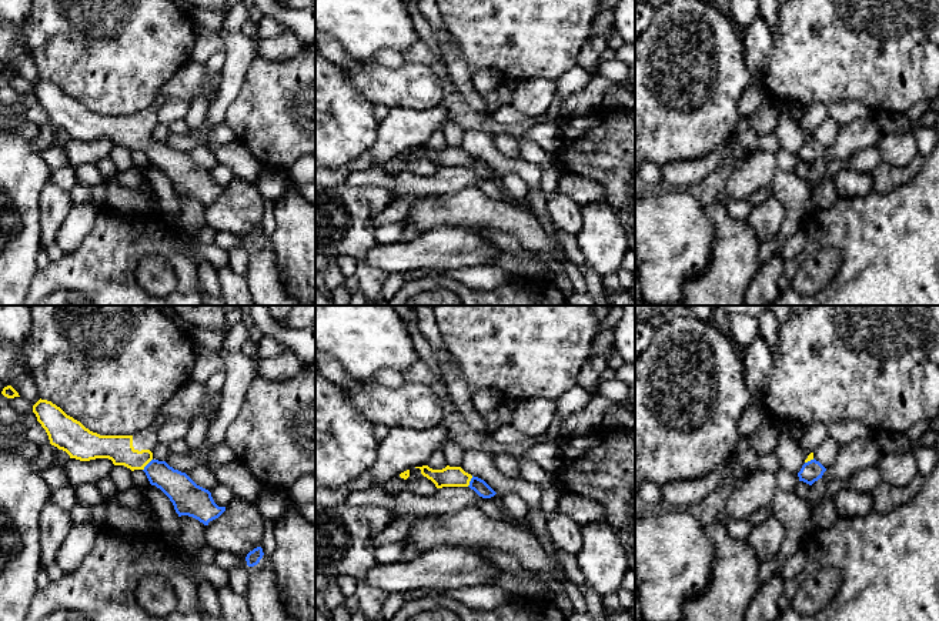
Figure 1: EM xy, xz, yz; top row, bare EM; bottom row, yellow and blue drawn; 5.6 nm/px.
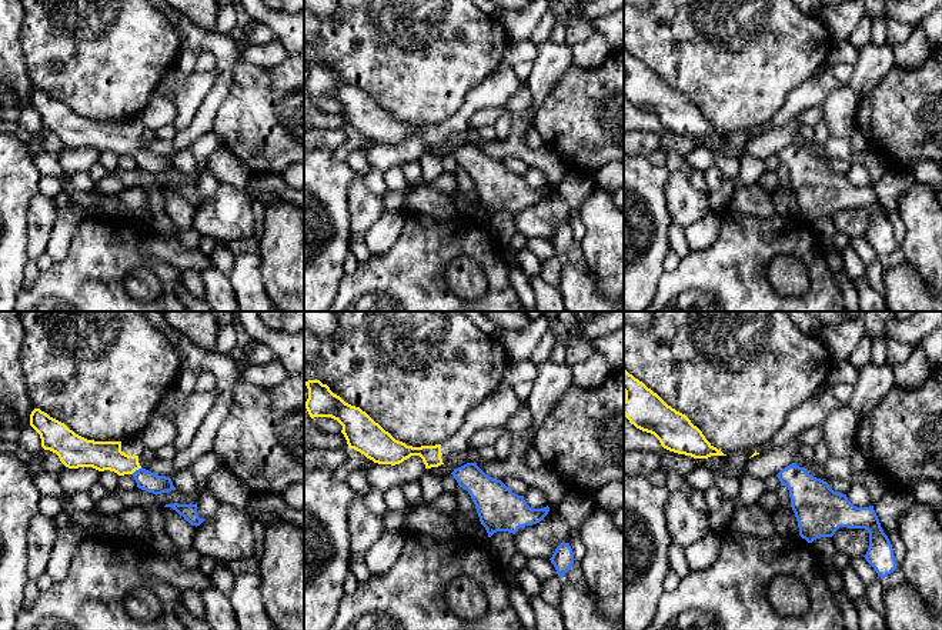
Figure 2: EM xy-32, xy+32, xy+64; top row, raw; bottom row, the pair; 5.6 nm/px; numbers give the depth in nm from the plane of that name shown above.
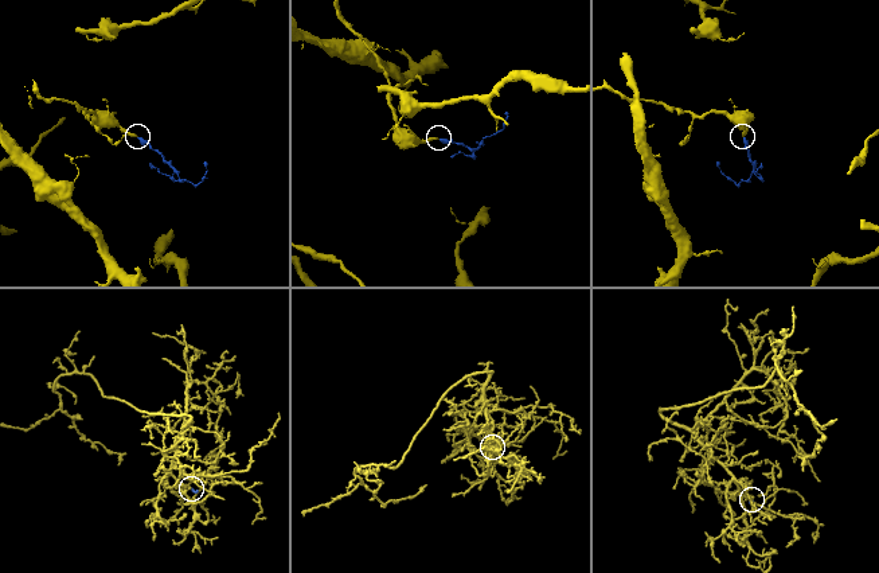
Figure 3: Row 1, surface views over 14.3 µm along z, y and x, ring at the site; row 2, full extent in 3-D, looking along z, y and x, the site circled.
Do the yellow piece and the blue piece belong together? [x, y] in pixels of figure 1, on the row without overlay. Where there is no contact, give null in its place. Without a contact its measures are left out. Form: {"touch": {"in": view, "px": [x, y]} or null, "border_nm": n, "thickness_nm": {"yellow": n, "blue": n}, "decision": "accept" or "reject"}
{"touch": {"in": "xy", "px": [147, 143]}, "border_nm": 90, "thickness_nm": {"yellow": 160, "blue": 170}, "decision": "accept"}

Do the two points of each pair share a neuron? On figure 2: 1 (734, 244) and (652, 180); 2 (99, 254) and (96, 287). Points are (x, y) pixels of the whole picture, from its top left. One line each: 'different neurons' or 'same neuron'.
1: different neurons
2: same neuron

